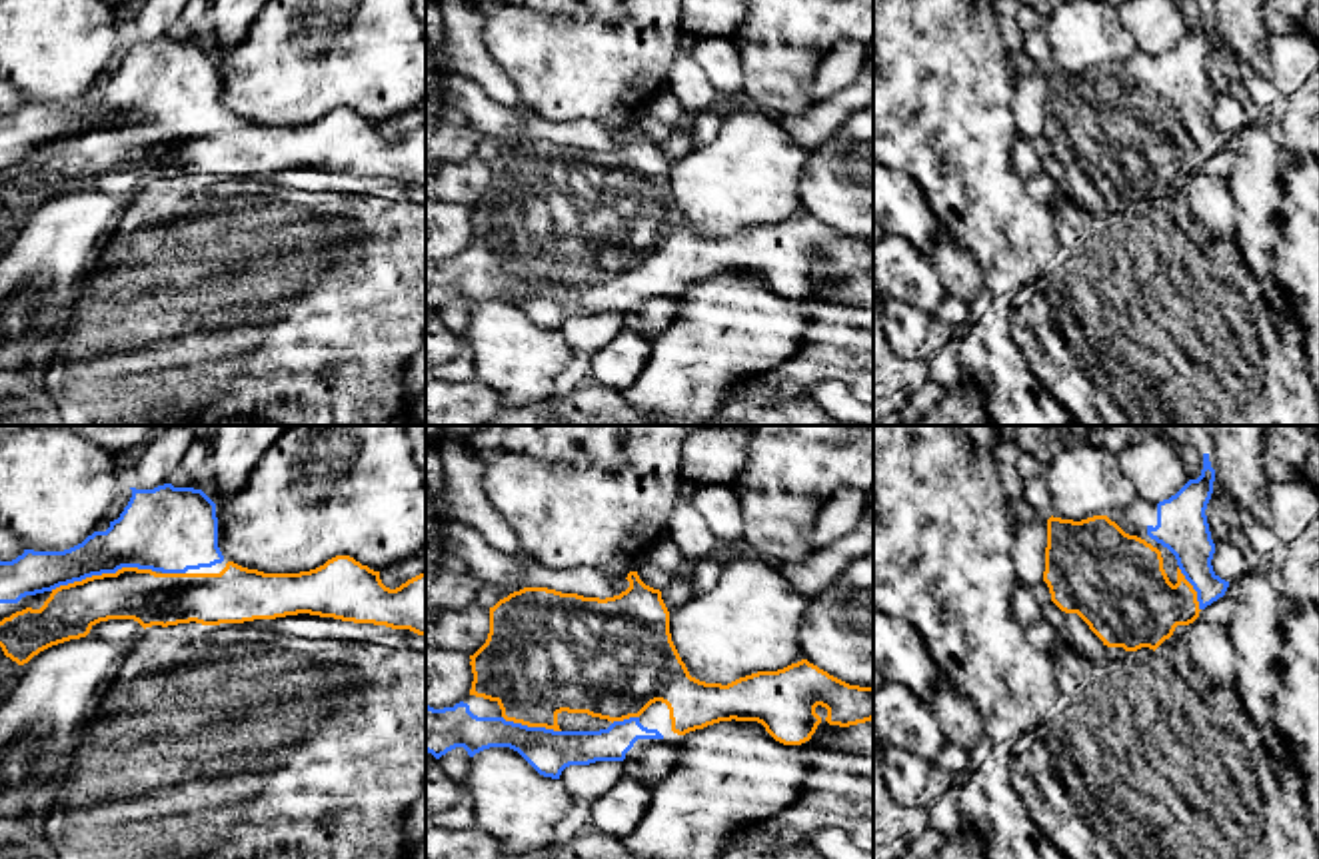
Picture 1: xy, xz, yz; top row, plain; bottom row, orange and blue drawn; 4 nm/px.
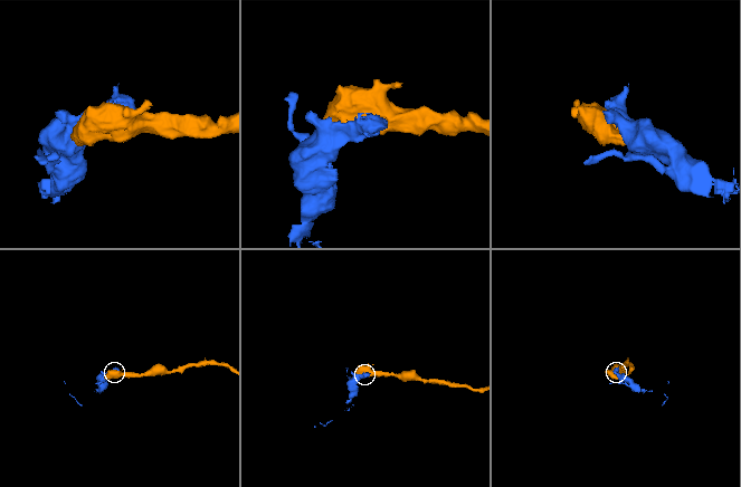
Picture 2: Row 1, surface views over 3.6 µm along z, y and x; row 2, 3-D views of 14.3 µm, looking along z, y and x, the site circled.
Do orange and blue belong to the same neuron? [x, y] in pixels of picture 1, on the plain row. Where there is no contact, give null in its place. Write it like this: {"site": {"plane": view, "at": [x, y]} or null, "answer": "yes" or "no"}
{"site": {"plane": "xy", "at": [102, 126]}, "answer": "yes"}

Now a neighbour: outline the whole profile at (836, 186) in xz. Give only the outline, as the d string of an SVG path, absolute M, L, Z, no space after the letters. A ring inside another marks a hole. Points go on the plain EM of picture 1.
M873 106L855 110L809 152L799 176L803 212L859 240L873 240Z

